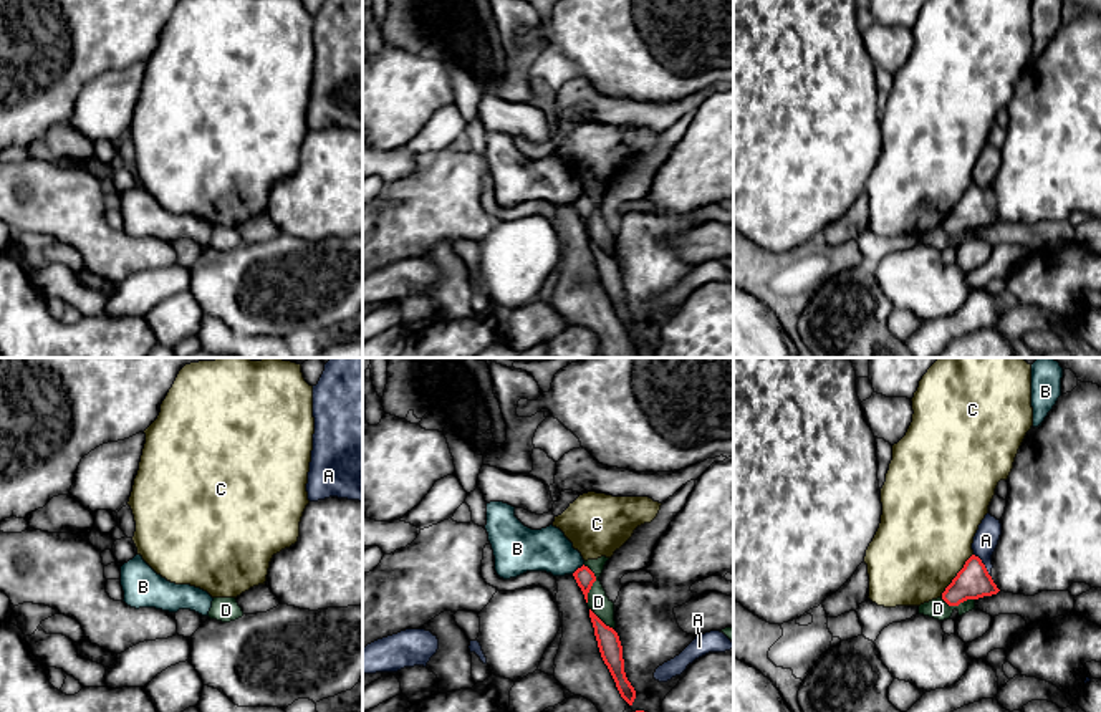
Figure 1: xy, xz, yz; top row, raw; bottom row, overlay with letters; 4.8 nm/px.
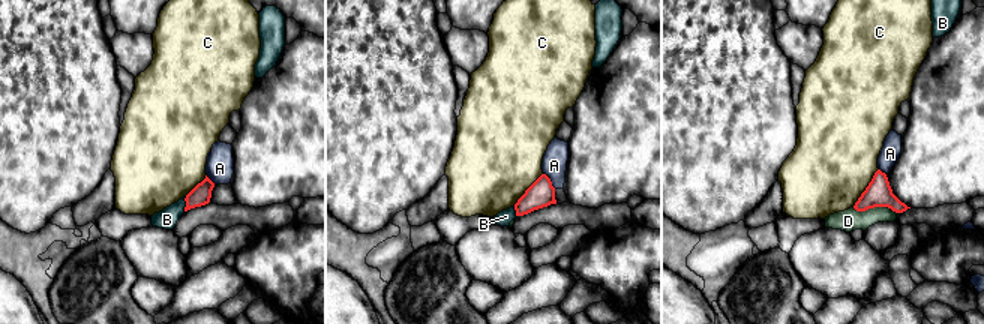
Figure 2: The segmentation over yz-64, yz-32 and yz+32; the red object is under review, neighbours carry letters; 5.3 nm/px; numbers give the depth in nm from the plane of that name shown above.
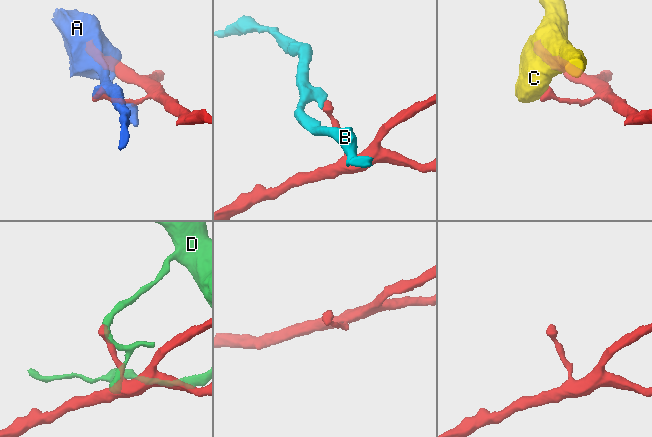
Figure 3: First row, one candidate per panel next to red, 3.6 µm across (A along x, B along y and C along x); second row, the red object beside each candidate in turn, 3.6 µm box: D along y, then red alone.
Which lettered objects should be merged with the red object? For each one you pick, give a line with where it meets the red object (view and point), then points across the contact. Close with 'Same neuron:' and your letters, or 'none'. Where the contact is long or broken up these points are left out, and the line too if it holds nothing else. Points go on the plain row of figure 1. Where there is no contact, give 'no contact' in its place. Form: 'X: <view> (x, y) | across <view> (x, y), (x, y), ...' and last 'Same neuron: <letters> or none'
Same neuron: none

